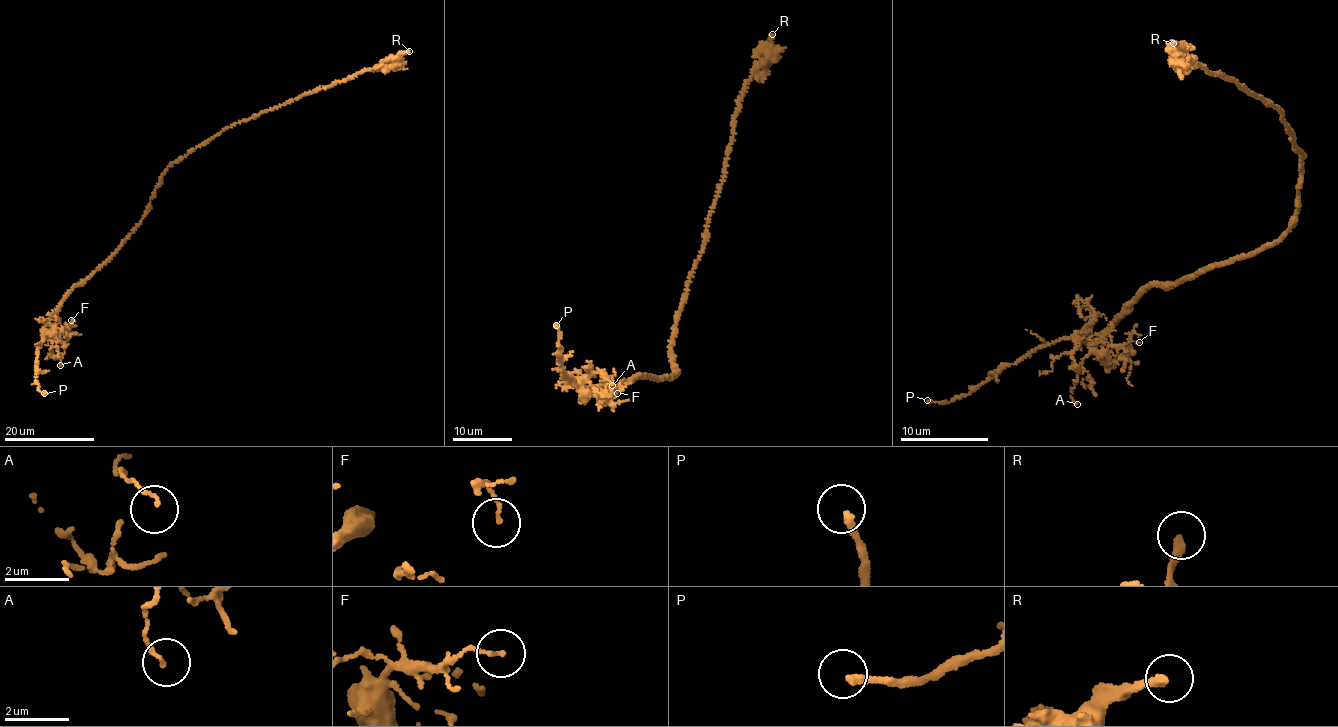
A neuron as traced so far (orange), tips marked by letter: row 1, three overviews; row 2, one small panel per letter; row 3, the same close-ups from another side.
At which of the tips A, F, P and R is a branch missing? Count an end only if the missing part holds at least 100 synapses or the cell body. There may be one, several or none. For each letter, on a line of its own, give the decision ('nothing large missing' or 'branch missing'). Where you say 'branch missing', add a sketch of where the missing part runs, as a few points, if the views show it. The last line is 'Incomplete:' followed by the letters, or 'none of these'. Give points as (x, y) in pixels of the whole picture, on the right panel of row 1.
A: nothing large missing
F: nothing large missing
P: branch missing; missing branch runs (927, 400), (914, 419), (917, 426), (920, 406), (915, 388), (919, 381)
R: nothing large missing
Incomplete: P

